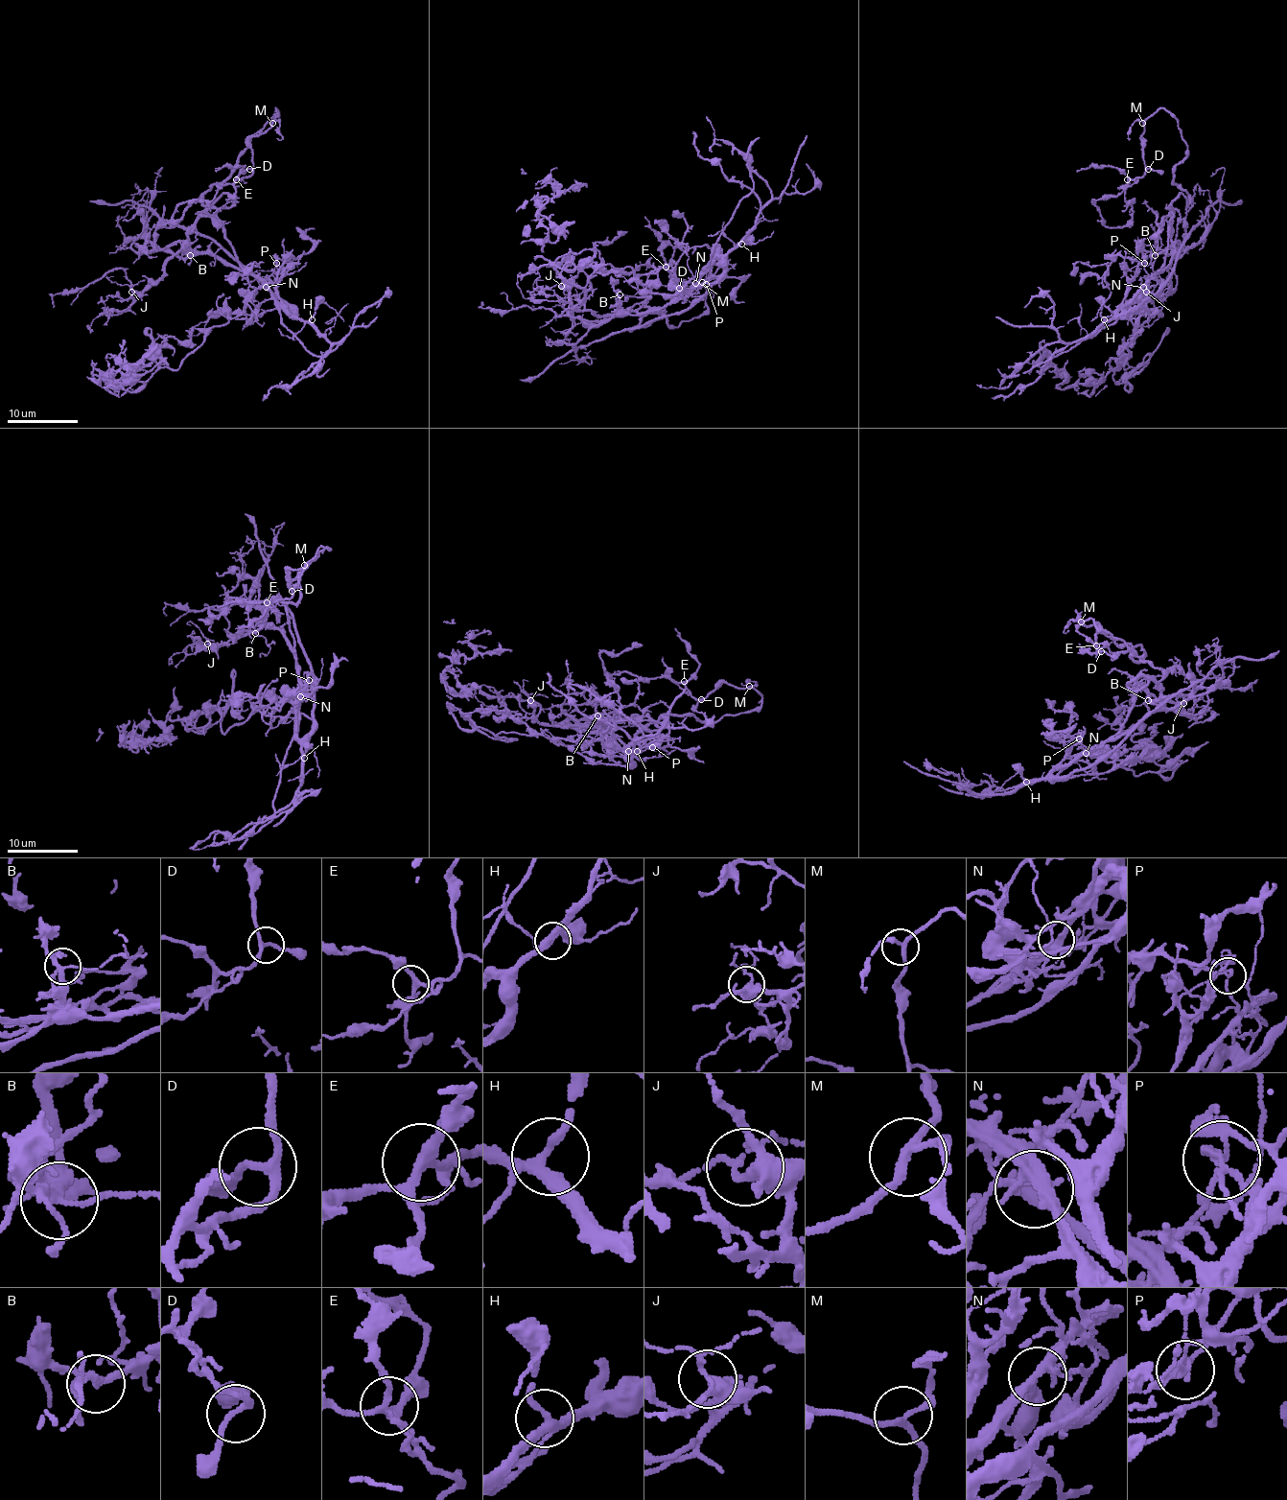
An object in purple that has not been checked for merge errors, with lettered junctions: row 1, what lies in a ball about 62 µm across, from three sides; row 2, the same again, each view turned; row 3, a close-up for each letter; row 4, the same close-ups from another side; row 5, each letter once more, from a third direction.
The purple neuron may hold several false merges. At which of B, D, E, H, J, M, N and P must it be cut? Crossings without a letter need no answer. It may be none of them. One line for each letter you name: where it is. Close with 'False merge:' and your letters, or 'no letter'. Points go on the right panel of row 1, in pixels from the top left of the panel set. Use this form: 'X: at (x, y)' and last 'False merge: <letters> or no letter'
N: at (1143, 287)
P: at (1144, 263)
False merge: N, P

